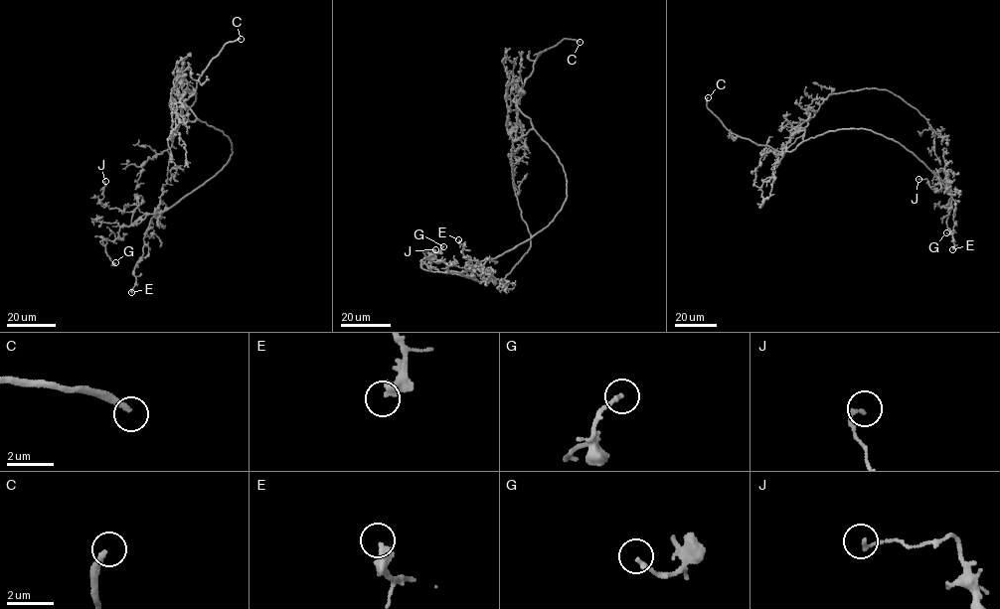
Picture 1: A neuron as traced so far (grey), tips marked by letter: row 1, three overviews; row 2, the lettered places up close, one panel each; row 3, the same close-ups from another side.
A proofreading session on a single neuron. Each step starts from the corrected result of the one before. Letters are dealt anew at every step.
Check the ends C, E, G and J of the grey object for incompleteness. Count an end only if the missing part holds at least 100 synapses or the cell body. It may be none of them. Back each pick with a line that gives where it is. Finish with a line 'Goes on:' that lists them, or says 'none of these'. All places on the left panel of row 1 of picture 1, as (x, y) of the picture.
C: (241, 39)
Goes on: C

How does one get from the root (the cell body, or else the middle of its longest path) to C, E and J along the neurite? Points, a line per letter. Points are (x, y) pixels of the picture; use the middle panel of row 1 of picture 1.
C: (545, 141), (517, 106), (516, 95), (533, 70), (538, 55), (565, 39), (580, 42)
E: (545, 141), (562, 165), (567, 181), (566, 201), (553, 221), (480, 267), (472, 267), (458, 239)
J: (545, 141), (567, 181), (566, 201), (553, 221), (462, 275), (430, 266), (435, 249)

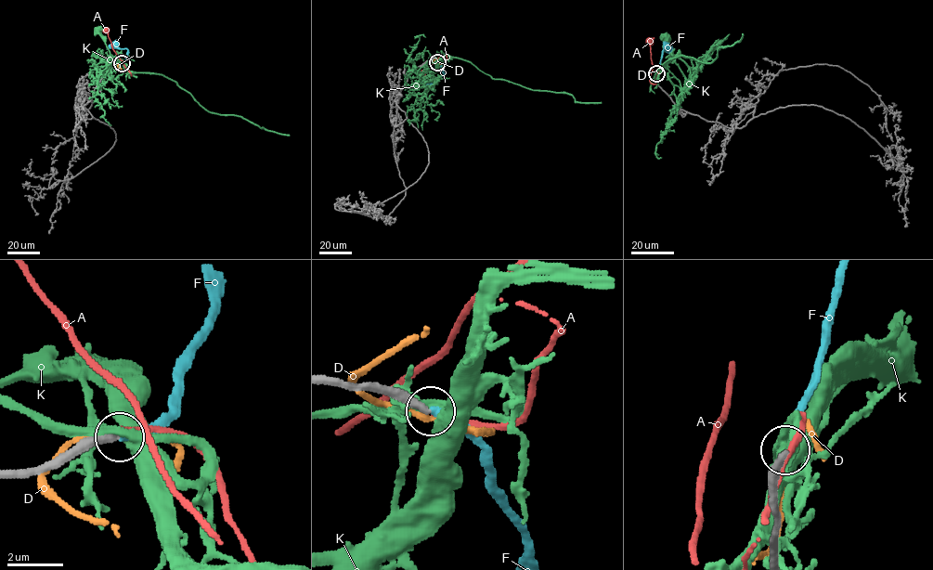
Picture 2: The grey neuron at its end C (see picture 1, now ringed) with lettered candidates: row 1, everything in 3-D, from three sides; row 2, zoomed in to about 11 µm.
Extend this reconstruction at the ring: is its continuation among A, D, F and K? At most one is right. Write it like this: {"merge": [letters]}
{"merge": ["F"]}

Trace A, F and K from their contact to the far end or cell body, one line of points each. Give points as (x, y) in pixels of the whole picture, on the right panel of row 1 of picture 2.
A: (656, 73), (656, 83), (653, 84), (650, 82), (652, 39)
F: (656, 73), (663, 49), (667, 48)
K: (655, 74), (665, 39)

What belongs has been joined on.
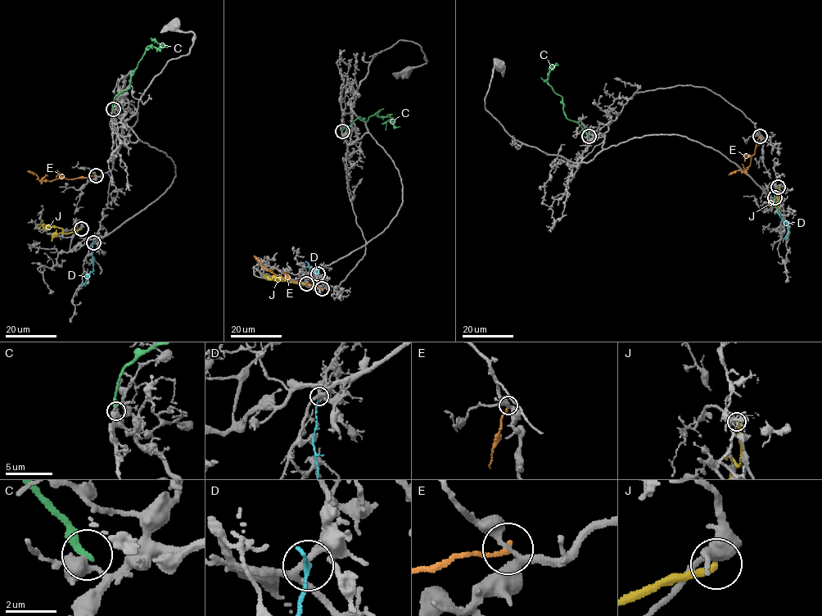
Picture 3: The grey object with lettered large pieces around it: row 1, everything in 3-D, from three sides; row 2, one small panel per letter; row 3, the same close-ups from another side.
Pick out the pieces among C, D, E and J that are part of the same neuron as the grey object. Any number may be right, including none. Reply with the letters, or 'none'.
none

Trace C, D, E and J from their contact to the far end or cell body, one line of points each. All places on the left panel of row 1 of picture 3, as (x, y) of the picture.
C: (112, 108), (115, 97), (129, 87), (130, 75), (146, 48), (162, 46), (154, 43)
D: (93, 242), (93, 269), (82, 286)
E: (96, 175), (44, 181), (36, 174), (27, 171)
J: (81, 228), (65, 233), (61, 228), (51, 225), (38, 227)

